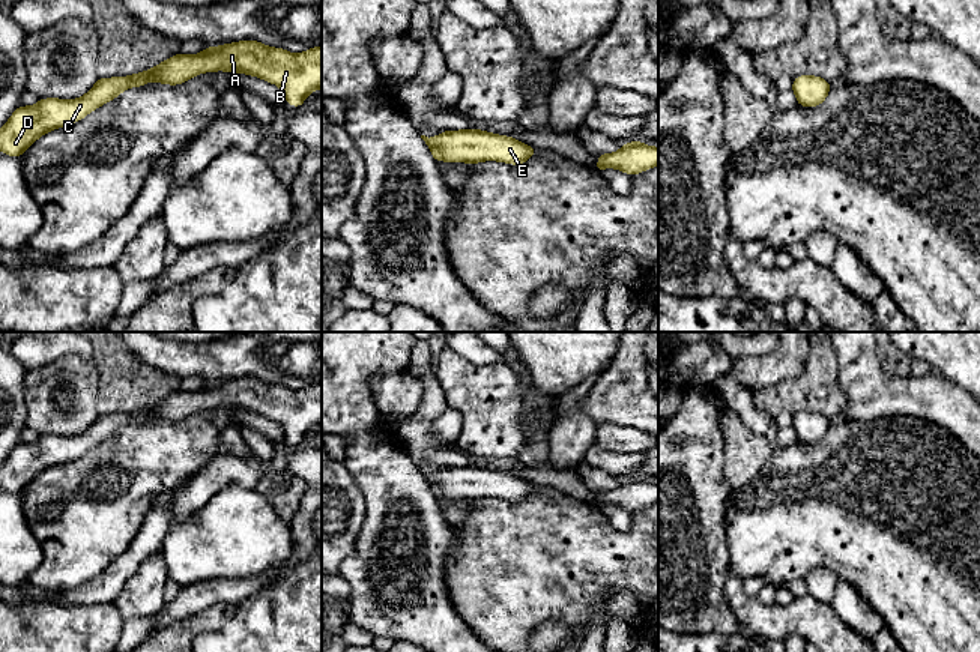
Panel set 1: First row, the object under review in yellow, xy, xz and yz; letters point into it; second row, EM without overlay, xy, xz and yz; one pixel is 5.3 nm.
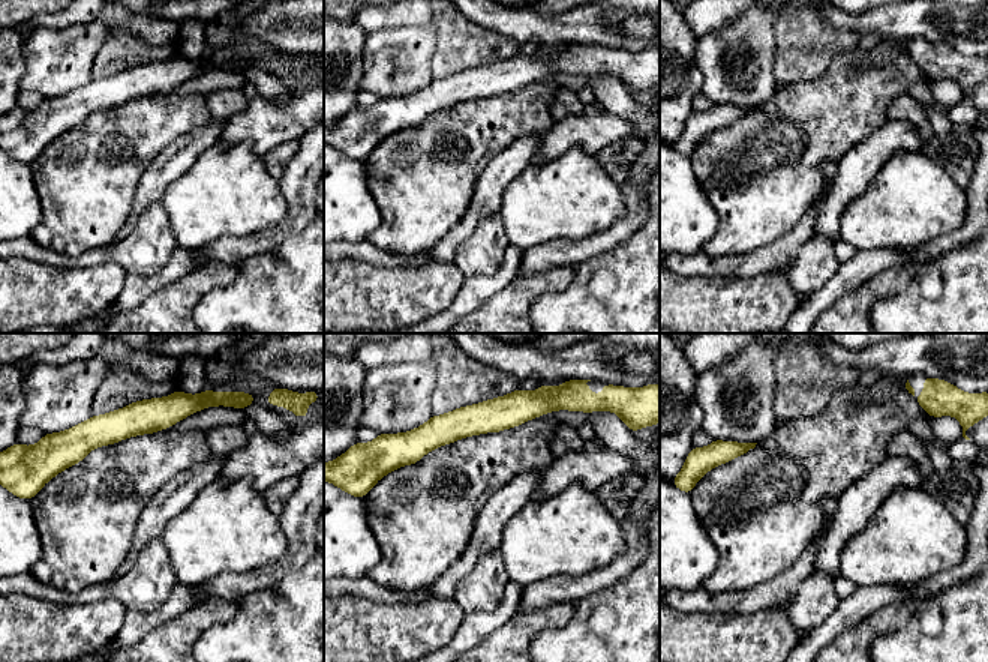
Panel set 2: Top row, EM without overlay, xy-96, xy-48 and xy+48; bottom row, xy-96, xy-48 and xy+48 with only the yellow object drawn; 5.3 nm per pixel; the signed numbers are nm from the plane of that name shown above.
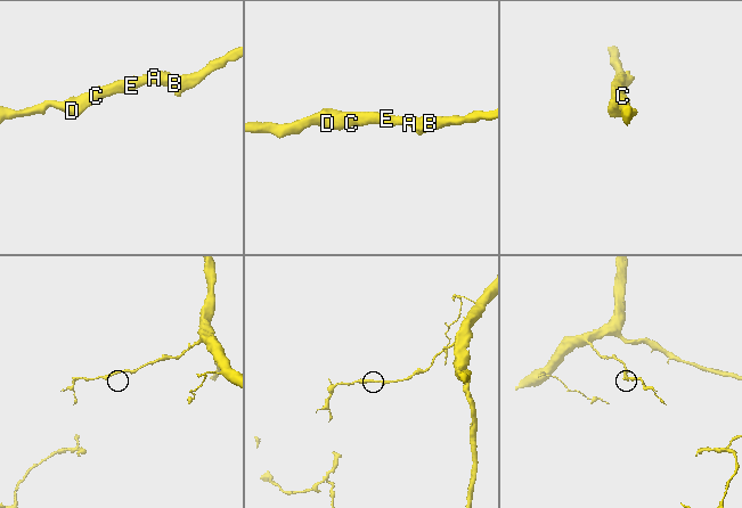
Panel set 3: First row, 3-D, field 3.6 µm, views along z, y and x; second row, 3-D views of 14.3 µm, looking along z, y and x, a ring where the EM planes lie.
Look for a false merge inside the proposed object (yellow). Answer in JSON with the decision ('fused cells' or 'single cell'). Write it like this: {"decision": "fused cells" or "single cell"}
{"decision": "single cell"}

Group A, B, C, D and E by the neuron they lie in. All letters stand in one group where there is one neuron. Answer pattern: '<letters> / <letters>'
A B C D E

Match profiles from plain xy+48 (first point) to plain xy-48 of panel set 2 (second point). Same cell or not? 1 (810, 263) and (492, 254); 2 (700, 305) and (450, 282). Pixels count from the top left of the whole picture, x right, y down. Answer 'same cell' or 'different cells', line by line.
1: same cell
2: same cell

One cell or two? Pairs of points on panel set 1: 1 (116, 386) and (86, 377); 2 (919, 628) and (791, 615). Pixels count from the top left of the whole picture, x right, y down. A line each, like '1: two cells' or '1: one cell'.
1: two cells
2: two cells

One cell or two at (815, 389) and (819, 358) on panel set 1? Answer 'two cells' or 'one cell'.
one cell

